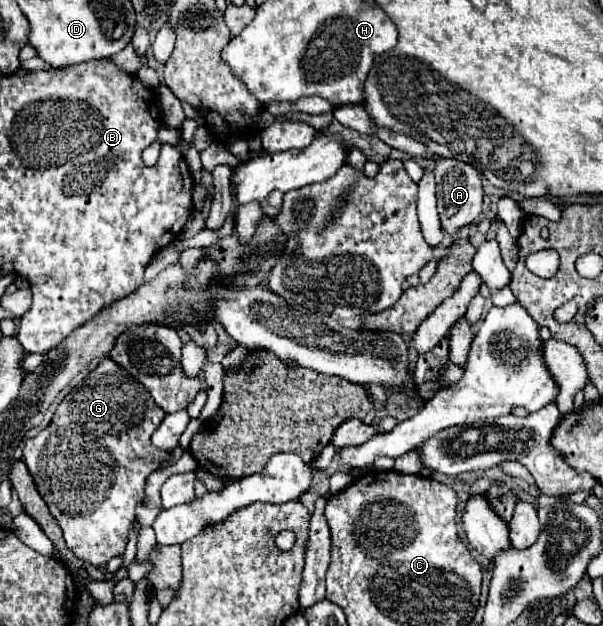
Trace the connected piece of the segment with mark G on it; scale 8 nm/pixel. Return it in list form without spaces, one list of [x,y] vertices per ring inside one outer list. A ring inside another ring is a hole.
[[[106,358],[104,362],[98,364],[96,370],[92,370],[92,372],[60,402],[60,406],[56,408],[56,414],[54,414],[52,422],[50,422],[44,430],[40,430],[36,438],[32,438],[32,440],[26,442],[26,448],[24,448],[24,462],[26,462],[30,474],[32,474],[34,482],[36,482],[36,488],[38,488],[40,496],[44,498],[44,502],[48,504],[52,516],[58,520],[58,524],[60,524],[60,528],[62,528],[62,532],[64,532],[64,542],[66,542],[68,550],[72,550],[72,554],[74,554],[76,558],[80,558],[82,562],[86,562],[86,564],[90,564],[90,566],[104,566],[104,564],[108,564],[110,558],[120,556],[120,554],[124,552],[124,546],[126,546],[126,542],[128,542],[130,524],[132,524],[132,520],[136,518],[136,516],[134,516],[134,508],[136,508],[136,504],[140,504],[142,498],[144,498],[144,484],[146,484],[146,478],[148,478],[150,472],[154,472],[154,470],[160,466],[160,462],[164,462],[164,460],[170,456],[170,454],[158,452],[158,450],[152,448],[152,444],[150,444],[150,436],[152,436],[152,432],[160,426],[160,420],[164,420],[164,416],[166,416],[166,412],[152,400],[150,392],[148,392],[138,380],[136,380],[134,376],[130,376],[124,368],[120,368],[116,362],[112,362],[110,358]]]

